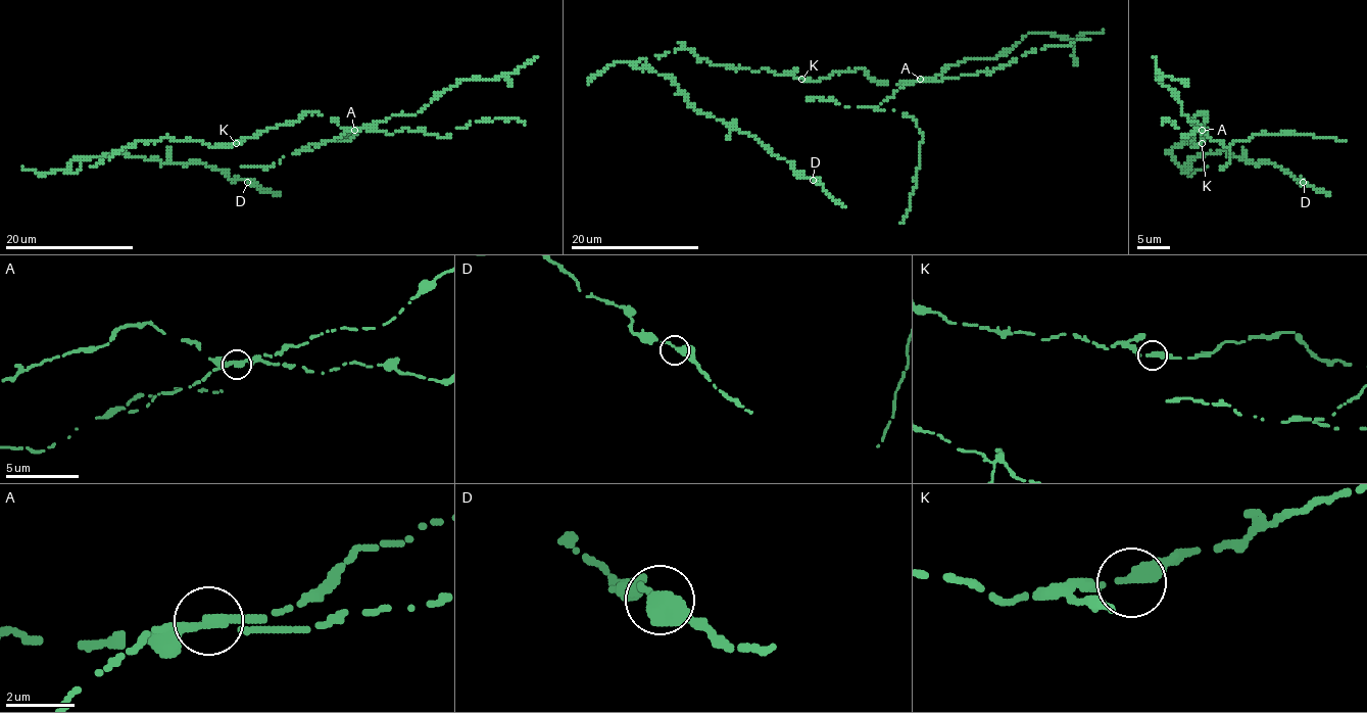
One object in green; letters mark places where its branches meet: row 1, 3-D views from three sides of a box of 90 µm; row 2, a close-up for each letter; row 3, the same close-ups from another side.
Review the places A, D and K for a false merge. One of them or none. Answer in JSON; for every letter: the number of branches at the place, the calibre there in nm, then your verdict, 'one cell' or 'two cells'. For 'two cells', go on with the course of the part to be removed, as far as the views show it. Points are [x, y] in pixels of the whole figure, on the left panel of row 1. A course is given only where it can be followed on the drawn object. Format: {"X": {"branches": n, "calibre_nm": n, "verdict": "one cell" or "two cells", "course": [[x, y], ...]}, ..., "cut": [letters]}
{"A": {"branches": 2, "calibre_nm": 320, "verdict": "two cells", "course": [[354, 130], [306, 148], [328, 140], [348, 141], [358, 134], [335, 140]]}, "D": {"branches": 2, "calibre_nm": 340, "verdict": "one cell"}, "K": {"branches": 2, "calibre_nm": 320, "verdict": "one cell"}, "cut": ["A"]}

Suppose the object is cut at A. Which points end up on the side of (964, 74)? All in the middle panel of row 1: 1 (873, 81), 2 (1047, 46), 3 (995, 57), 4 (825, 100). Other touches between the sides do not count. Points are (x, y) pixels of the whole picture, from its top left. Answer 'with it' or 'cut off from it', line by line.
1: with it
2: with it
3: cut off from it
4: cut off from it

